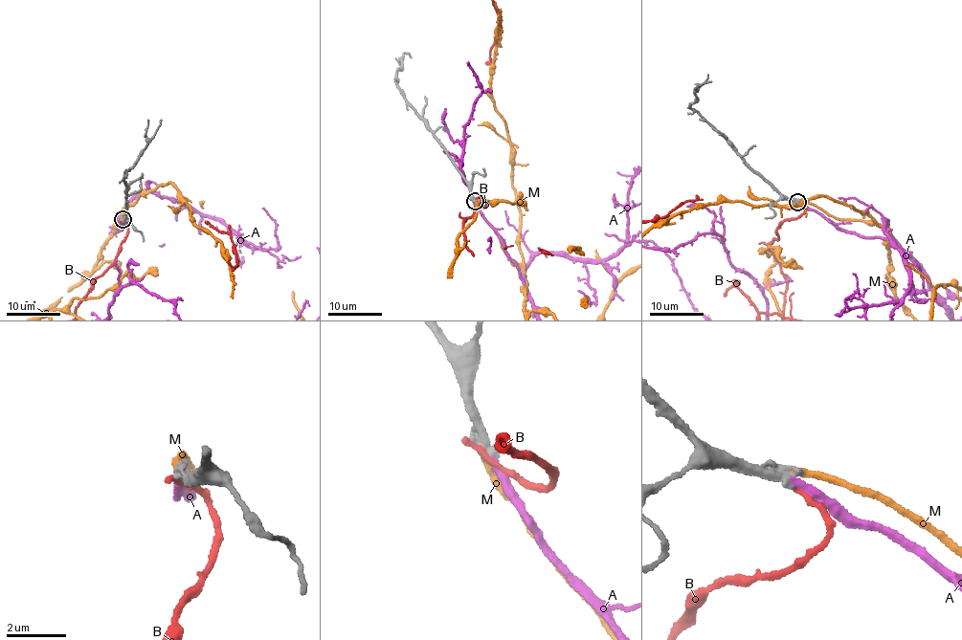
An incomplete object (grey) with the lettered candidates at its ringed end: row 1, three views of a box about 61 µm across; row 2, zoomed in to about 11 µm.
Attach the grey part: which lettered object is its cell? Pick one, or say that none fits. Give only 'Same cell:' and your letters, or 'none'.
Same cell: A

